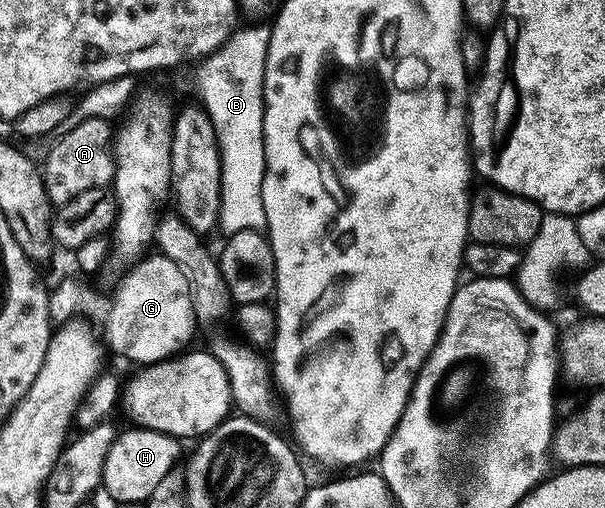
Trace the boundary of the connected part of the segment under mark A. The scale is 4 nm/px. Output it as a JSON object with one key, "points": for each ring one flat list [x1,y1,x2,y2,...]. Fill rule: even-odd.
{"points":[[88,117,69,132,61,131,56,145,48,152,42,163,44,189,53,205,65,204,78,194,95,188,107,189,116,179,114,155,114,128,102,117]]}

